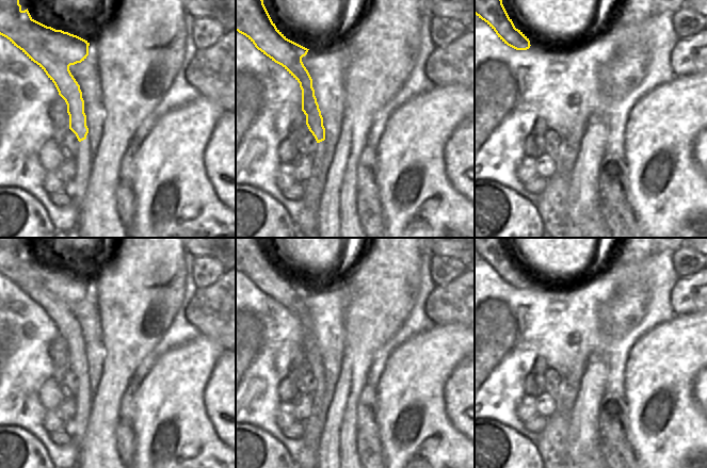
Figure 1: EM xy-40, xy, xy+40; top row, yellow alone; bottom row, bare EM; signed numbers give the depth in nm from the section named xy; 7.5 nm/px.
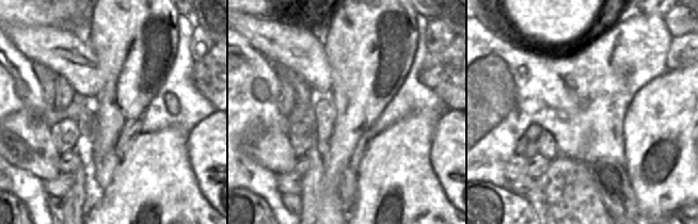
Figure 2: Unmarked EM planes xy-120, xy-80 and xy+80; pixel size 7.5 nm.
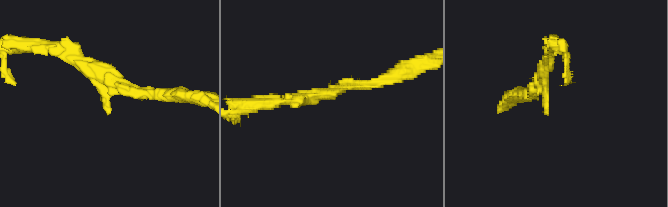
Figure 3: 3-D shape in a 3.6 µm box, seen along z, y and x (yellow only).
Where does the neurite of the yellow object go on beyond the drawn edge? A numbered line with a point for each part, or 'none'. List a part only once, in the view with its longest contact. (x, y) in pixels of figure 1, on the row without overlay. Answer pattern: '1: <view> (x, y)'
none.

